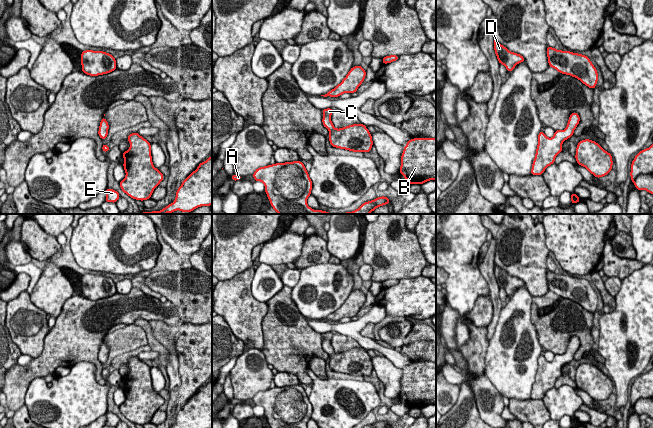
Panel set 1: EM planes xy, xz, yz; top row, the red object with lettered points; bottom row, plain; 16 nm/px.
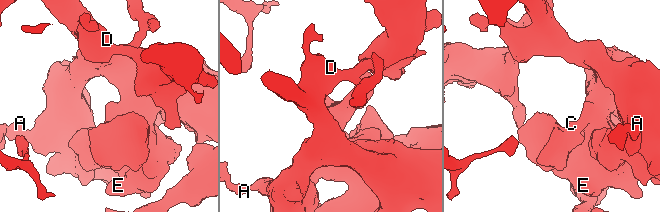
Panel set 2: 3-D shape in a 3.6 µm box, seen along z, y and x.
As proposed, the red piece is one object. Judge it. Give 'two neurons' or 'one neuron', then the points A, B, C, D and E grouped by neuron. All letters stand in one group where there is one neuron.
one neuron; groups A B C D E

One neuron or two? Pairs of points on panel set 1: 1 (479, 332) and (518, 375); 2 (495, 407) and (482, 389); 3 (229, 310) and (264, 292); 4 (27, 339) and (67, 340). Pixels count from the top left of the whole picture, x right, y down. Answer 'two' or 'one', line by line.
1: two
2: one
3: two
4: two

